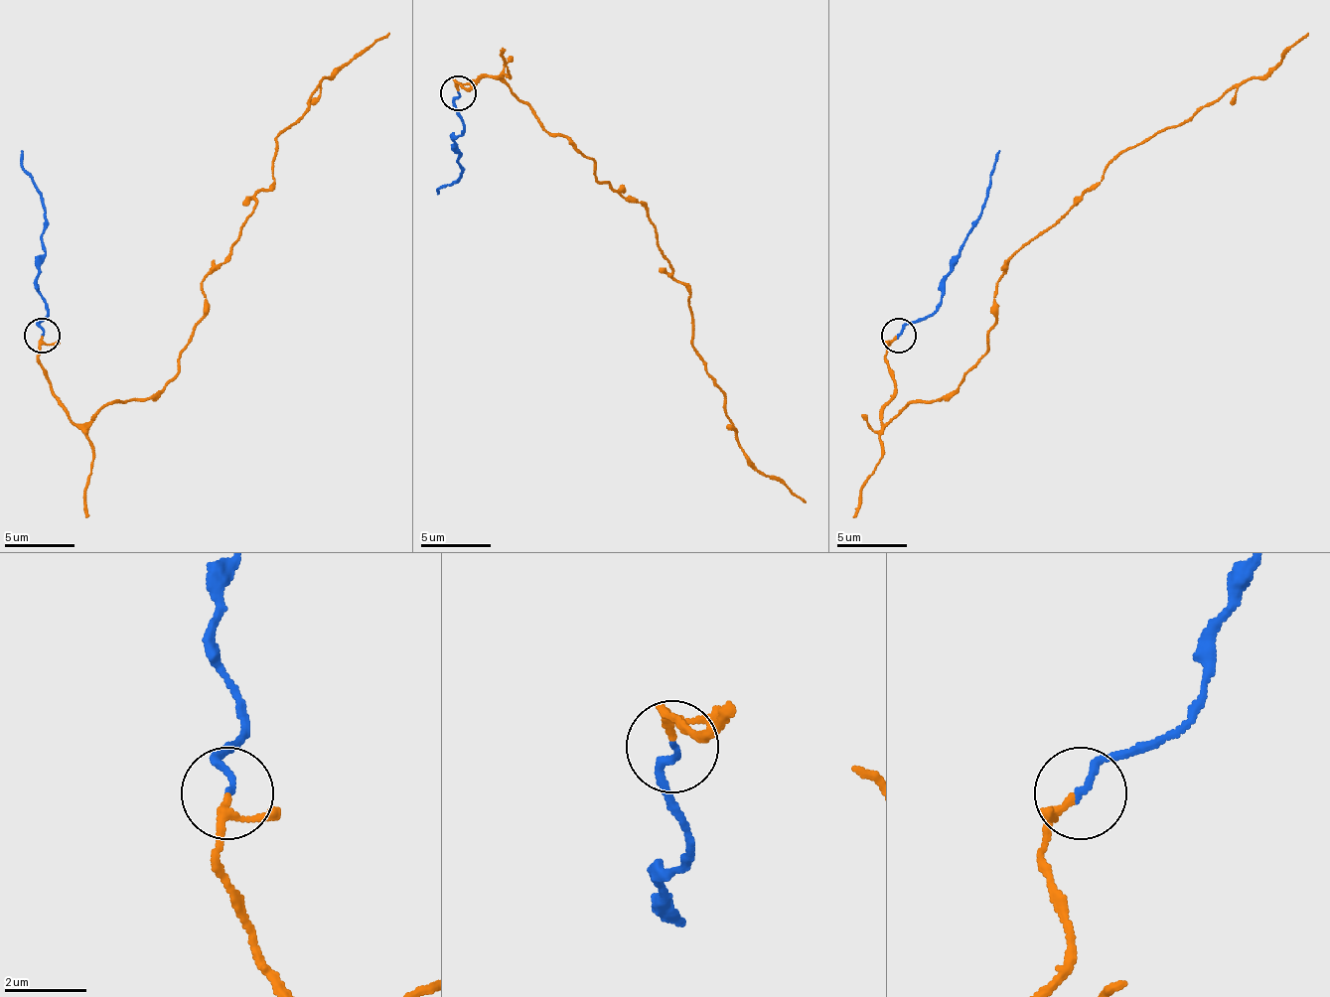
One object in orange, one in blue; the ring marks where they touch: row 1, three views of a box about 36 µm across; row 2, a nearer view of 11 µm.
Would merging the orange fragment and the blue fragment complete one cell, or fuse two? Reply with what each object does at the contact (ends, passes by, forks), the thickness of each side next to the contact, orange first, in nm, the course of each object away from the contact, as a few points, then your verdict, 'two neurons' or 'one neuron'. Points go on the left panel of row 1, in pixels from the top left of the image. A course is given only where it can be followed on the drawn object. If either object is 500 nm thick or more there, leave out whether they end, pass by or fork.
orange passes by; blue ends; calibres 150 and 150 nm; course orange (43, 335), (39, 366), (74, 423), (152, 398), (205, 314), (201, 282), (271, 183), (275, 141), (388, 32); course blue (43, 335), (39, 324), (46, 306), (36, 275), (46, 214), (21, 151); one neuron

